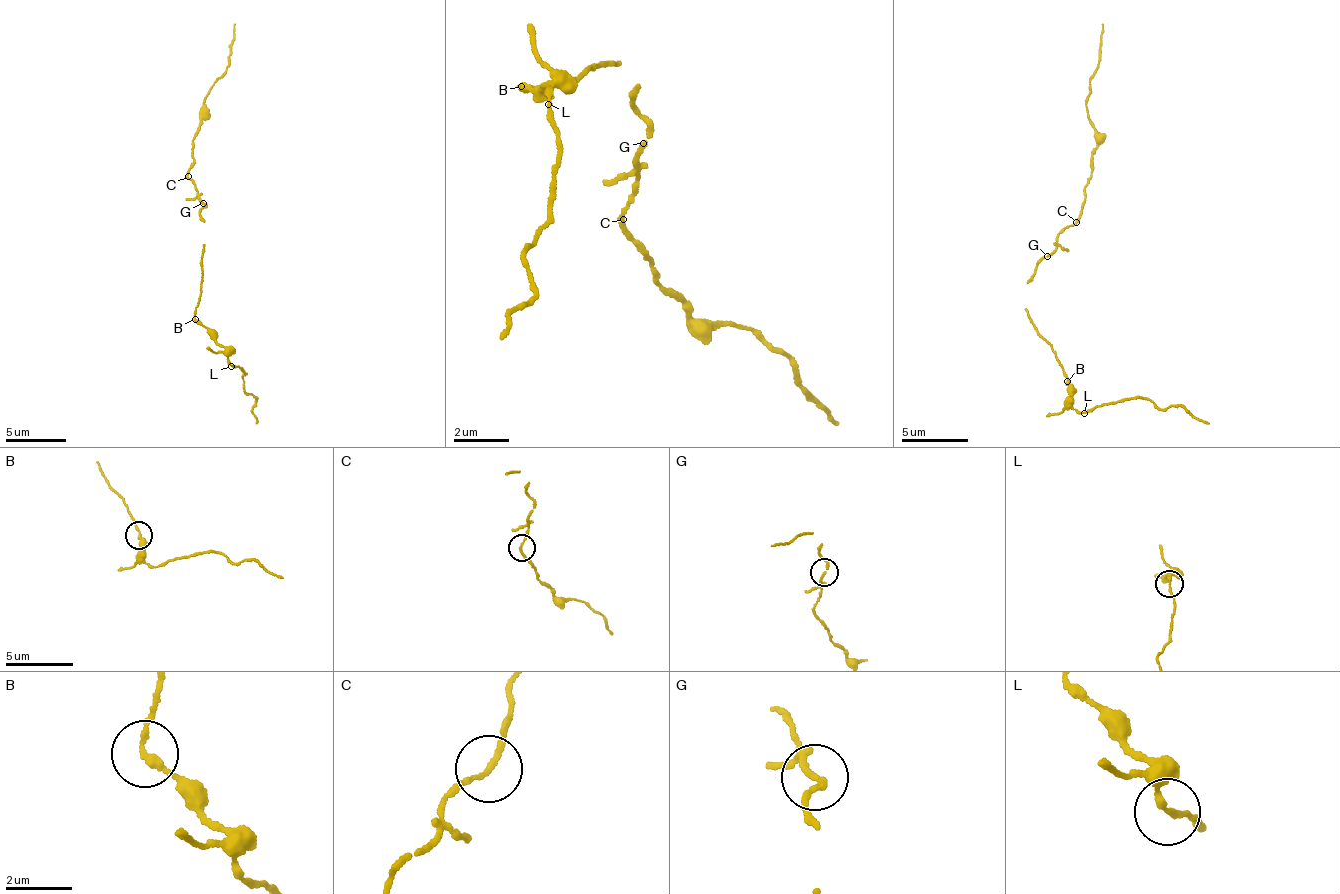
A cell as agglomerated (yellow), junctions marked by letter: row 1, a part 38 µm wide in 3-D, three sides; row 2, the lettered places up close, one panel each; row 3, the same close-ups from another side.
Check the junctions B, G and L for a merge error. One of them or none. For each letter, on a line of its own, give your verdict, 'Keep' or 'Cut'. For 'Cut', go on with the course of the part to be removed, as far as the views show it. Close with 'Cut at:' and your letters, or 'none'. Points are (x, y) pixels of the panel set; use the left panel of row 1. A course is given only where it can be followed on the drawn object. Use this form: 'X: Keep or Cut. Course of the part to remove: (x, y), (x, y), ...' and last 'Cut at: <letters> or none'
B: Keep
G: Keep
L: Keep
Cut at: none

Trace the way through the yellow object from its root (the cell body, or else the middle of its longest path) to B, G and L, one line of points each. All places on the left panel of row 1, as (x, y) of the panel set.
B: (203, 223), (202, 290), (194, 320)
G: (203, 223), (200, 211), (204, 204)
L: (203, 223), (202, 290), (194, 317), (227, 352), (231, 365)

